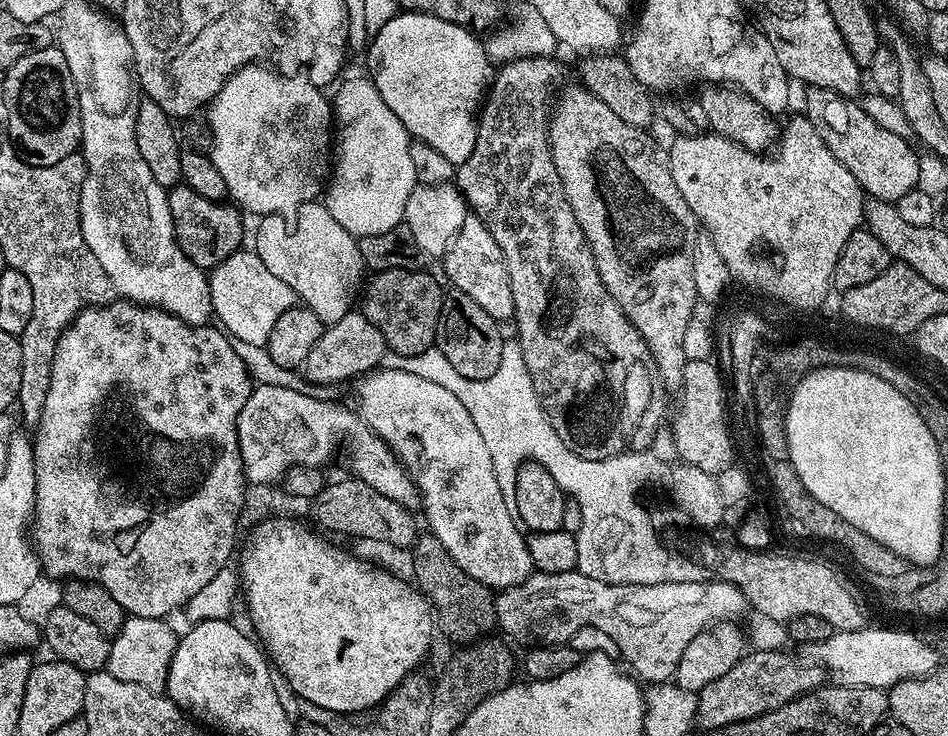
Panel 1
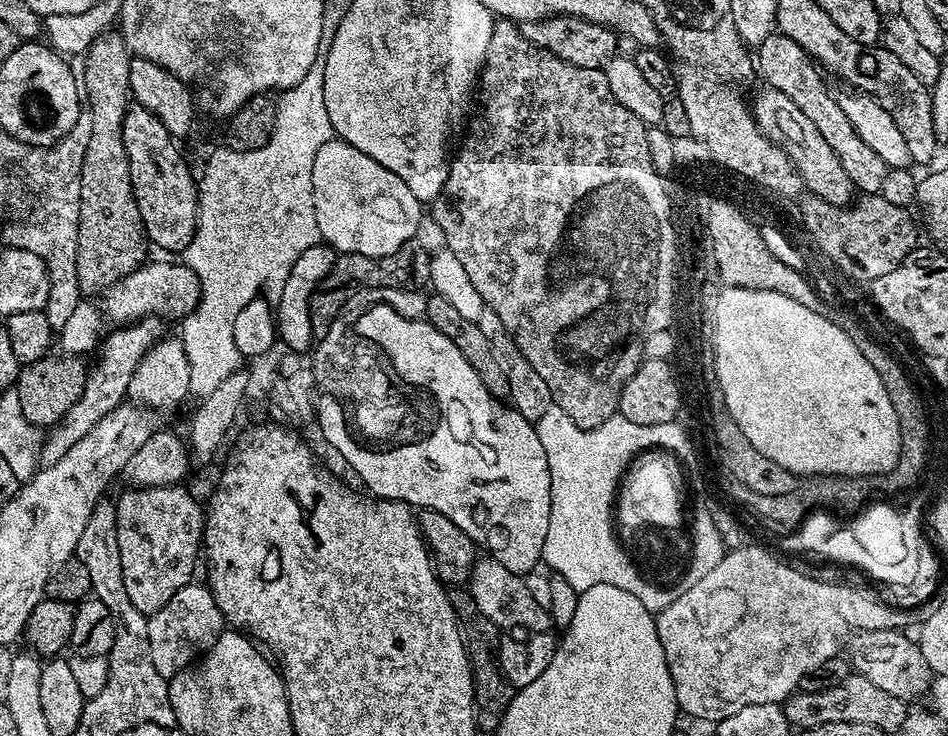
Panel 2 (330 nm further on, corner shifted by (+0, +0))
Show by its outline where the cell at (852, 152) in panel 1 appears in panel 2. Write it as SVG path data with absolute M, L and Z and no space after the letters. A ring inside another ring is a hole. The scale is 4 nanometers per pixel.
M773 30L755 49L754 64L759 75L760 72L764 75L763 83L767 87L786 94L786 98L790 98L790 102L794 102L794 106L798 106L798 110L802 110L802 114L806 114L806 118L814 122L818 134L826 138L830 150L834 150L838 162L842 162L842 170L846 170L853 189L864 194L879 194L882 182L886 182L886 174L890 171L888 164L882 162L882 158L878 158L878 154L874 154L874 150L870 150L870 146L866 146L866 142L862 142L862 138L858 138L856 131L848 125L839 103L834 96L832 100L827 86L824 85L825 77L821 69L816 61L806 54L806 50L802 50L802 46L794 42L794 38L786 38L786 34Z

